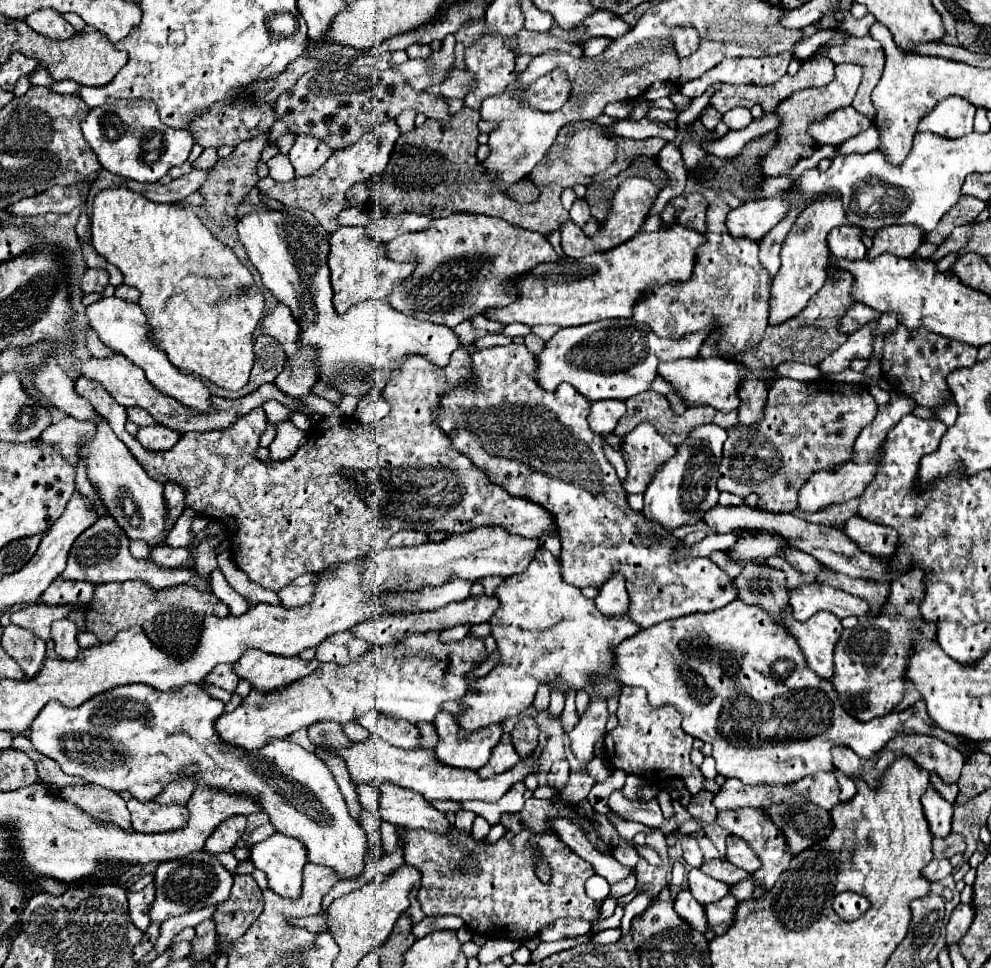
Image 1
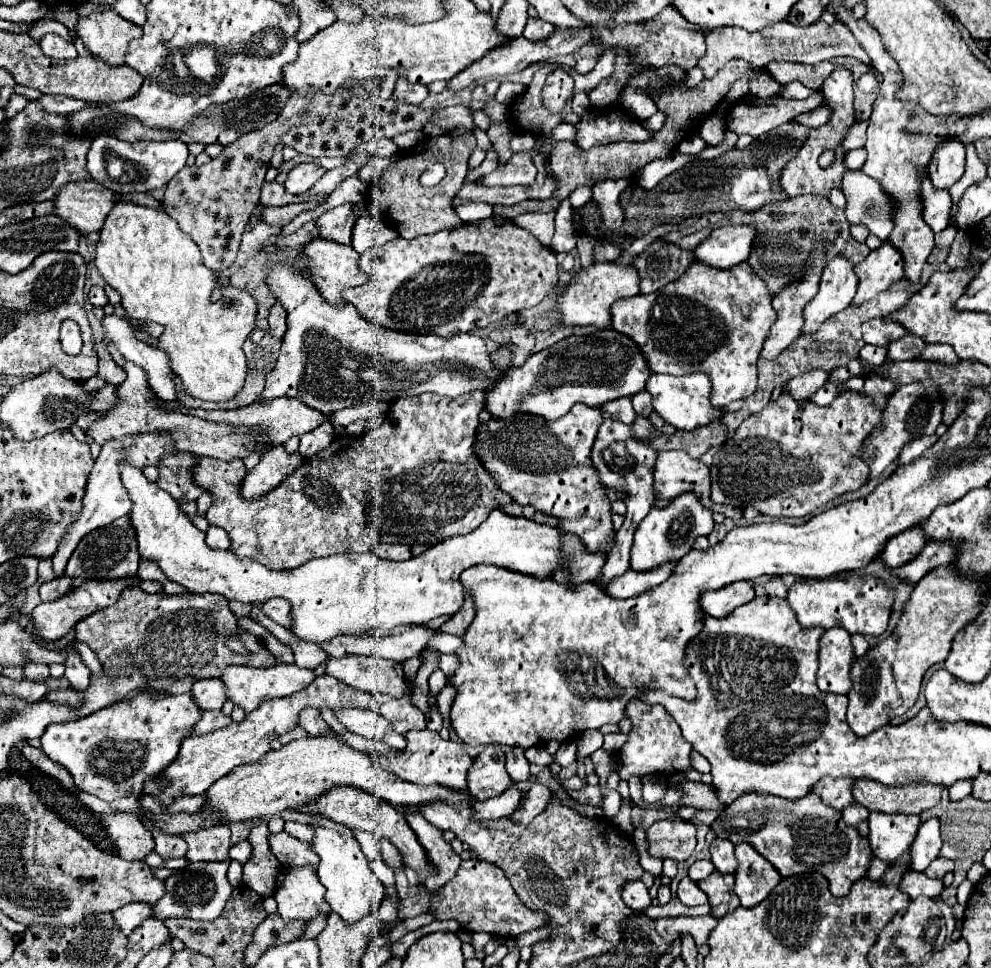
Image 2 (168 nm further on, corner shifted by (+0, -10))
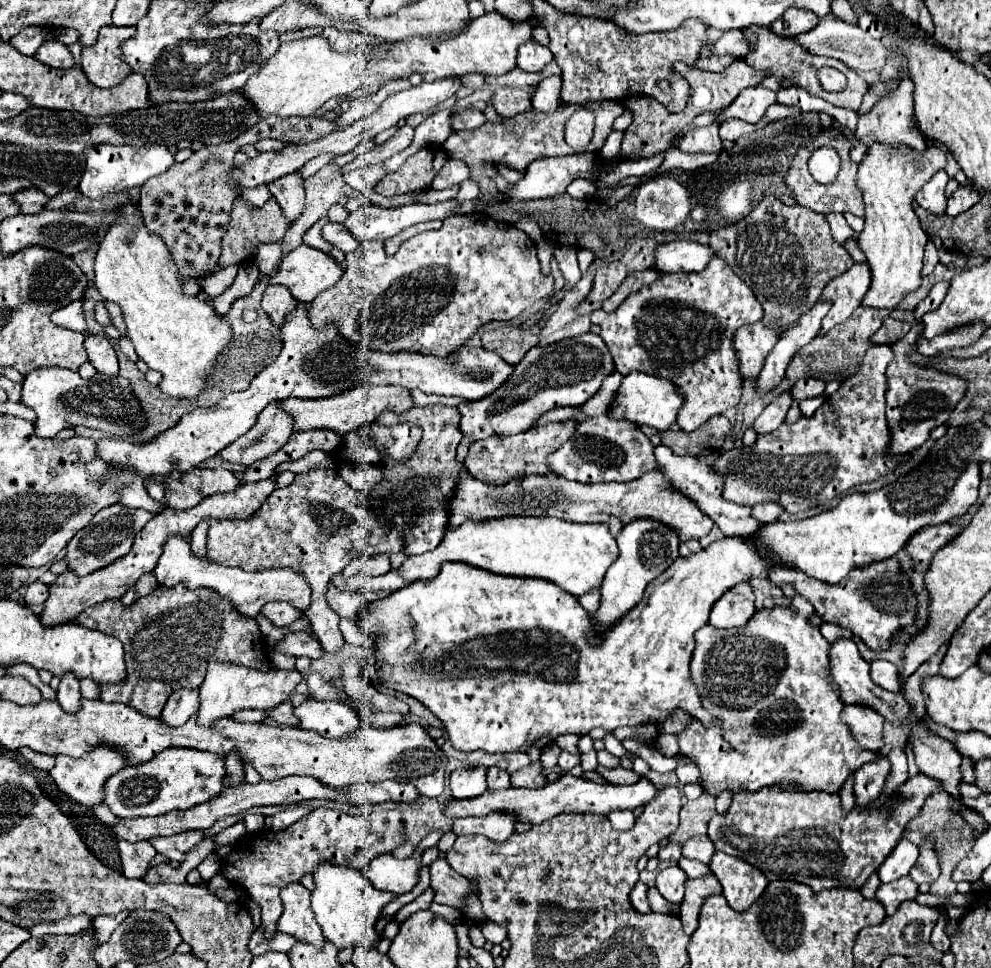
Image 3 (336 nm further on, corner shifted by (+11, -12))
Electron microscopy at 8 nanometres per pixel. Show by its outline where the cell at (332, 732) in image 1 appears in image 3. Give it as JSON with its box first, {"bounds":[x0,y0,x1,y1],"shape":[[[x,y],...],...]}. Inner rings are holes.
{"bounds":[270,700,298,726],"shape":[[[286,700],[282,702],[280,706],[276,706],[272,712],[270,712],[270,718],[276,720],[276,724],[284,724],[284,726],[298,726],[298,718],[294,716],[292,712],[292,702]]]}

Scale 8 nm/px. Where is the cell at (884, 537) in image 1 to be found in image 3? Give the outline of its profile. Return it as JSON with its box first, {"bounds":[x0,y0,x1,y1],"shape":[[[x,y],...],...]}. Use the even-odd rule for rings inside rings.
{"bounds":[906,524,962,572],"shape":[[[940,524],[940,526],[928,526],[916,532],[910,542],[906,544],[906,550],[914,558],[914,566],[918,572],[926,572],[930,568],[930,560],[938,548],[946,546],[954,536],[962,532],[960,524]]]}

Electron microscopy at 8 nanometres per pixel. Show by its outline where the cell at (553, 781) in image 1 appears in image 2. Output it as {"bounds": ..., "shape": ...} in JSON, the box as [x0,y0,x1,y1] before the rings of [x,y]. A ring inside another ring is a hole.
{"bounds":[509,782,551,824],"shape":[[[535,782],[533,788],[527,792],[527,798],[523,800],[523,806],[519,806],[509,818],[513,822],[521,822],[521,824],[529,824],[535,816],[539,816],[551,802],[551,790],[545,784]]]}

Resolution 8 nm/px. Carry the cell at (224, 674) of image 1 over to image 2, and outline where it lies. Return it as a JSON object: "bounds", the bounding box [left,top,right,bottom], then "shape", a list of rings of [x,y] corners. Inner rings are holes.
{"bounds":[193,678,227,710],"shape":[[[209,678],[209,680],[199,680],[193,684],[193,698],[197,698],[197,704],[203,710],[219,710],[223,702],[227,700],[227,690],[223,680],[219,678]]]}

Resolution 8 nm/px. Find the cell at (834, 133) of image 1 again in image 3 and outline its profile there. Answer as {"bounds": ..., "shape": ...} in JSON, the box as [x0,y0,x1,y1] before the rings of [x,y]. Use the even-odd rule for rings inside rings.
{"bounds":[856,78,926,152],"shape":[[[902,78],[902,82],[898,84],[896,92],[890,92],[886,98],[882,98],[870,114],[860,116],[858,118],[858,130],[856,130],[856,138],[860,140],[860,144],[872,144],[872,142],[880,142],[886,146],[892,144],[908,144],[912,146],[916,152],[926,150],[926,140],[924,134],[920,134],[916,118],[914,118],[914,82],[910,78]]]}

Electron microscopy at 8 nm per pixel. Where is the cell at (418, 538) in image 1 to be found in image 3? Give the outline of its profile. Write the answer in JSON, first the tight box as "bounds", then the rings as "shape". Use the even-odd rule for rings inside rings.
{"bounds":[344,556,390,578],"shape":[[[358,556],[354,558],[346,568],[344,576],[350,578],[354,574],[364,574],[364,576],[382,576],[390,570],[390,560],[388,556]]]}

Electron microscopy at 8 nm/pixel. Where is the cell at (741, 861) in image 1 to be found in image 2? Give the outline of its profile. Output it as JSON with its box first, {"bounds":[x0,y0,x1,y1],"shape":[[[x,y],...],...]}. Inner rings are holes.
{"bounds":[709,838,737,874],"shape":[[[715,838],[711,842],[709,852],[711,852],[711,862],[715,864],[715,868],[721,874],[735,874],[737,872],[737,858],[733,852],[733,842]]]}

